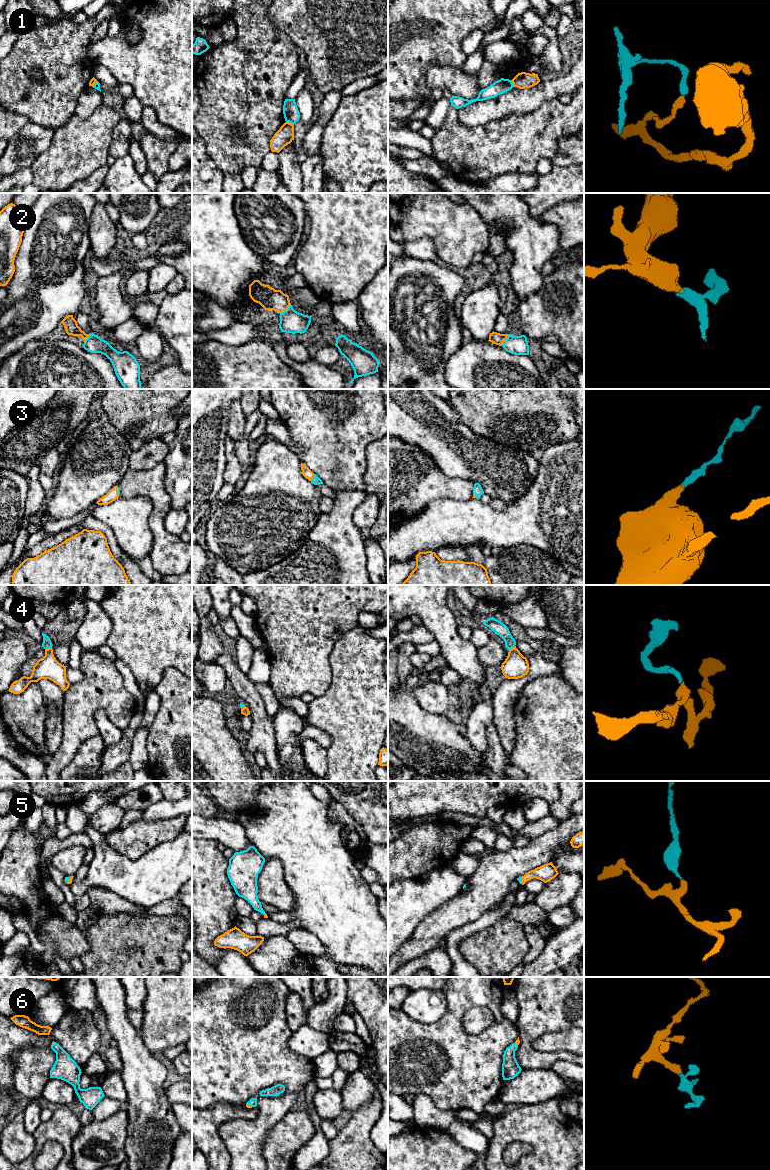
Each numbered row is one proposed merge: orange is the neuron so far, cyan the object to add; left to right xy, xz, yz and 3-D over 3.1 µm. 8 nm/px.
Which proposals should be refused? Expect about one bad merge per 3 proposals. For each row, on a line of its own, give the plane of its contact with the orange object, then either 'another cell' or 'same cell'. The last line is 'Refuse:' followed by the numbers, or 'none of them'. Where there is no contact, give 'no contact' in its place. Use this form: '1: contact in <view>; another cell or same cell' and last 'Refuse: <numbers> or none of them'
1: contact in xz; another cell
2: contact in xz; same cell
3: contact in xz; same cell
4: contact in xy; same cell
5: contact in xy; same cell
6: contact in xz; same cell
Refuse: 1

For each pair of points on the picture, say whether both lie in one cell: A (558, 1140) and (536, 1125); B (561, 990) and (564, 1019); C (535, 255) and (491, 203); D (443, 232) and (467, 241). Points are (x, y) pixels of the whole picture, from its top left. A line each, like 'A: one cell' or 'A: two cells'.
A: one cell
B: one cell
C: one cell
D: one cell

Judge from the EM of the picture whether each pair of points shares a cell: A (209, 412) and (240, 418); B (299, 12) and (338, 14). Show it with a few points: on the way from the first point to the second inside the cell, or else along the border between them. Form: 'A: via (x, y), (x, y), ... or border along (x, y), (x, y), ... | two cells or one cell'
A: border along (239, 399), (236, 399), (231, 404), (227, 436) | two cells
B: via (309, 12), (328, 12) | one cell

